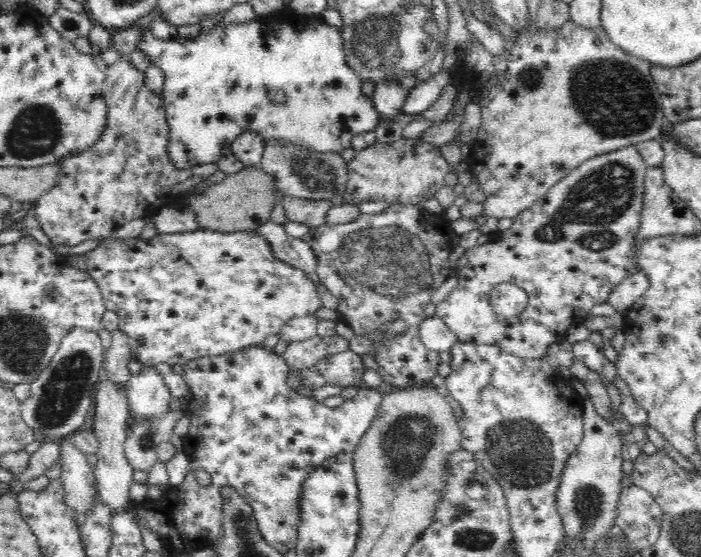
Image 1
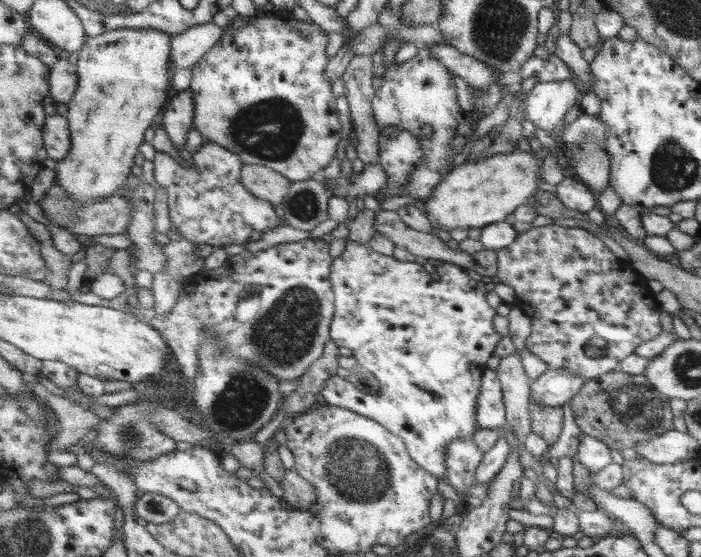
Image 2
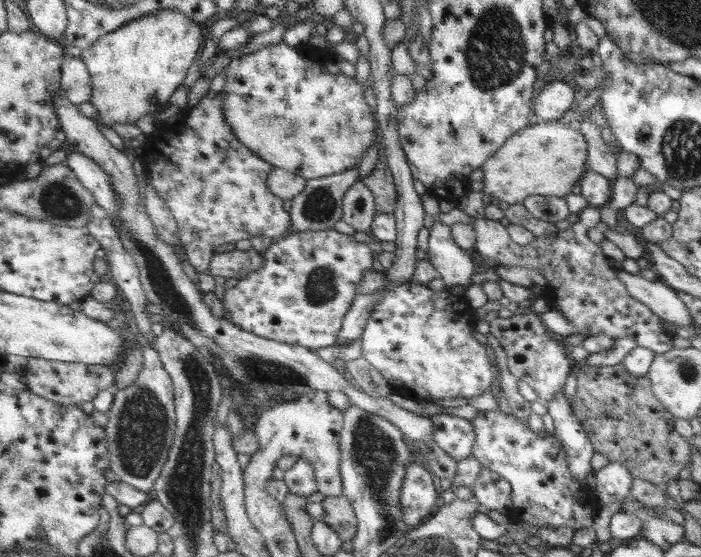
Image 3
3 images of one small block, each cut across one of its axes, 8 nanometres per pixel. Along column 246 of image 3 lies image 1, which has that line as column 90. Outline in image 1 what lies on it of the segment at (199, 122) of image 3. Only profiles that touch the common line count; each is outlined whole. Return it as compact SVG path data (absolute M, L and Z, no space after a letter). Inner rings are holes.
M121 57L112 66L107 66L103 82L103 93L107 103L107 121L102 136L83 151L67 154L58 160L59 175L51 186L36 200L35 216L40 230L51 244L76 246L86 240L106 240L123 224L138 218L151 219L161 208L180 206L186 196L206 182L219 168L217 163L194 166L178 170L167 157L168 130L166 111L162 99L145 85L140 74L128 58Z

